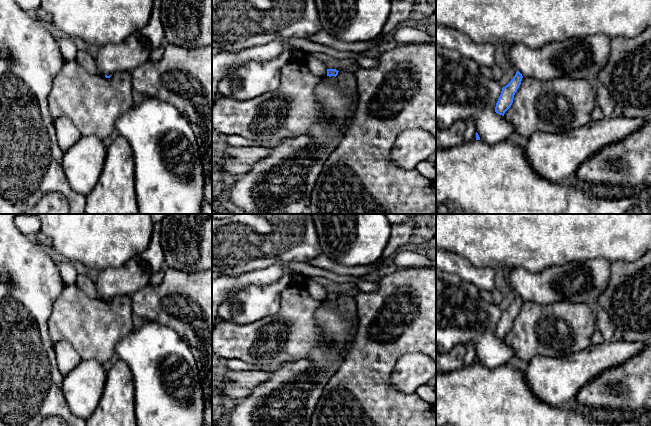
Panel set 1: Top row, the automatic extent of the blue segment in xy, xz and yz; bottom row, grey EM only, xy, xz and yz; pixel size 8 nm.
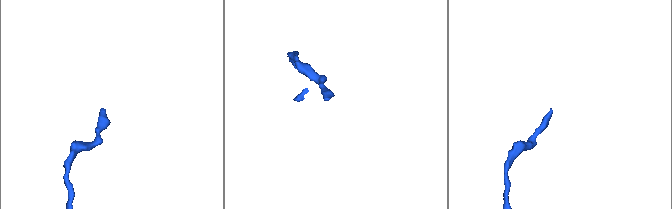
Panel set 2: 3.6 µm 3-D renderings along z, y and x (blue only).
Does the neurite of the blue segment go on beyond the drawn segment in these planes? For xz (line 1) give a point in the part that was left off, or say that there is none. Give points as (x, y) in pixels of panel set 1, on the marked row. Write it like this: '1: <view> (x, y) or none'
1: none

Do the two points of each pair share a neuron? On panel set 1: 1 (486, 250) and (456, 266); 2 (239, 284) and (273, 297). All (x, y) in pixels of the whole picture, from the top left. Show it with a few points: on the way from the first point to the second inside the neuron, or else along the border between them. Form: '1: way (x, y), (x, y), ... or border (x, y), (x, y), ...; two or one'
1: border (446, 250), (462, 255), (474, 266), (490, 267); two
2: border (268, 284), (247, 285), (225, 299); two

